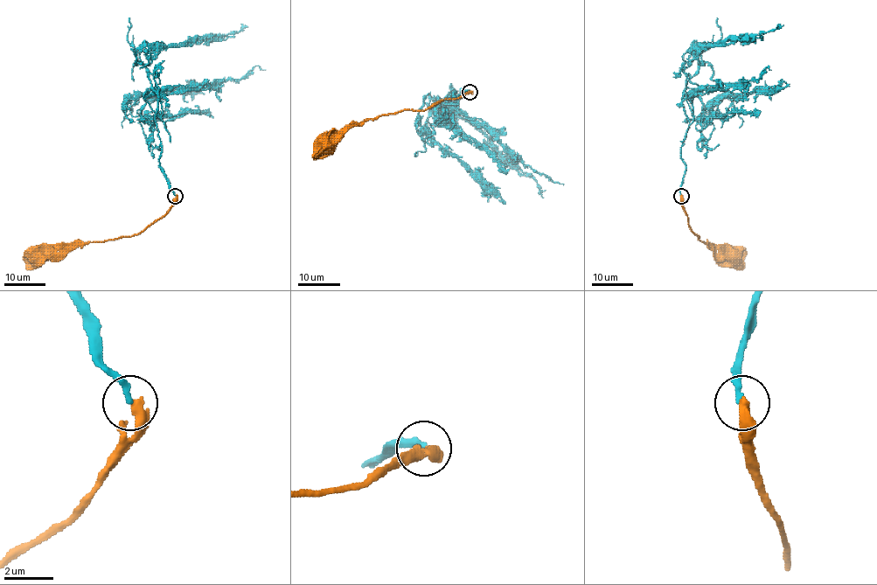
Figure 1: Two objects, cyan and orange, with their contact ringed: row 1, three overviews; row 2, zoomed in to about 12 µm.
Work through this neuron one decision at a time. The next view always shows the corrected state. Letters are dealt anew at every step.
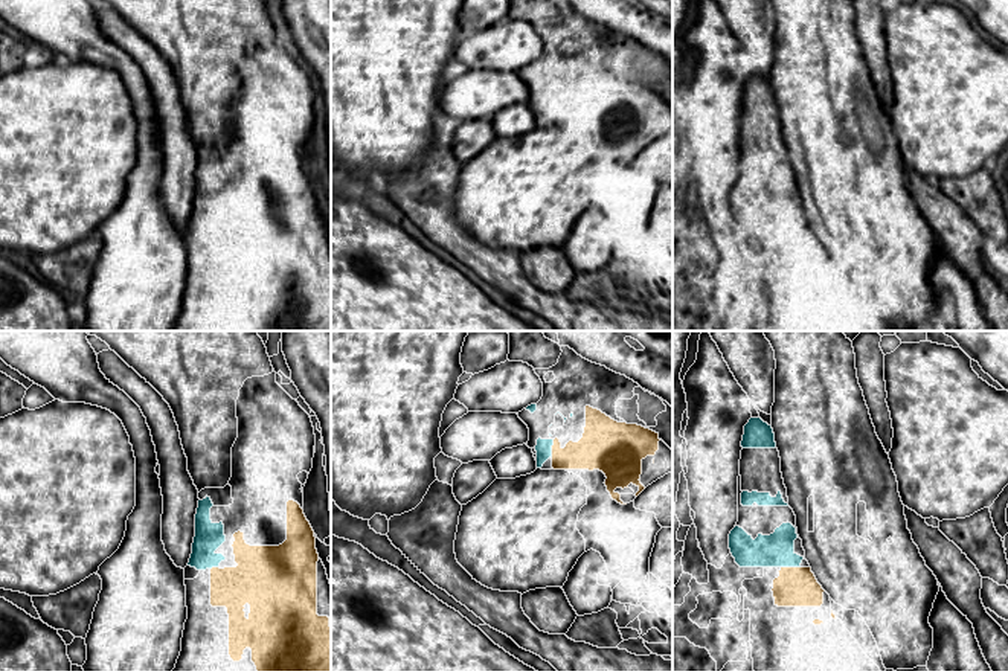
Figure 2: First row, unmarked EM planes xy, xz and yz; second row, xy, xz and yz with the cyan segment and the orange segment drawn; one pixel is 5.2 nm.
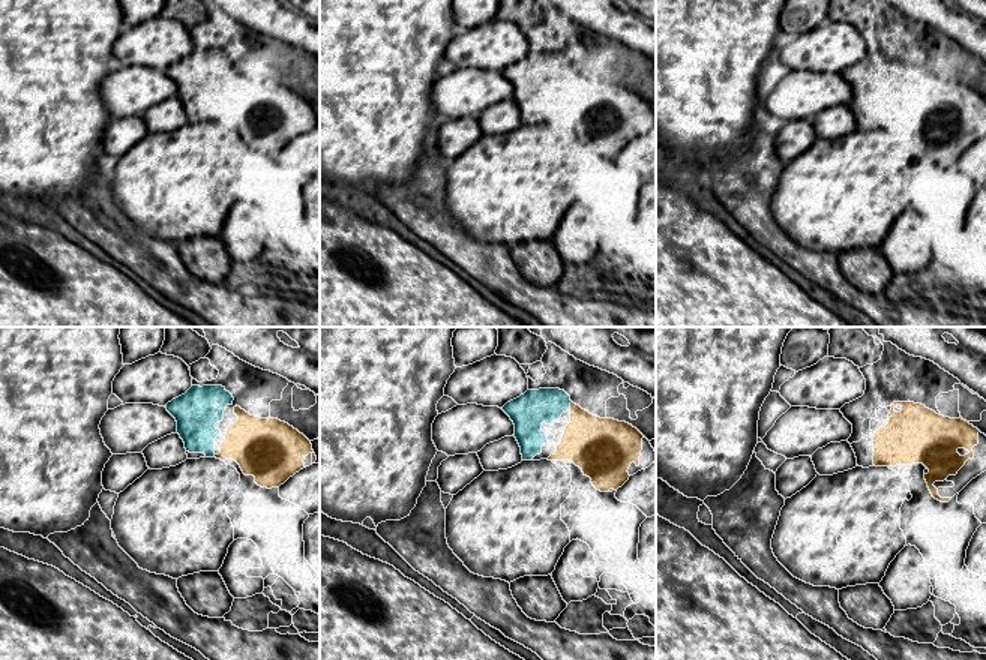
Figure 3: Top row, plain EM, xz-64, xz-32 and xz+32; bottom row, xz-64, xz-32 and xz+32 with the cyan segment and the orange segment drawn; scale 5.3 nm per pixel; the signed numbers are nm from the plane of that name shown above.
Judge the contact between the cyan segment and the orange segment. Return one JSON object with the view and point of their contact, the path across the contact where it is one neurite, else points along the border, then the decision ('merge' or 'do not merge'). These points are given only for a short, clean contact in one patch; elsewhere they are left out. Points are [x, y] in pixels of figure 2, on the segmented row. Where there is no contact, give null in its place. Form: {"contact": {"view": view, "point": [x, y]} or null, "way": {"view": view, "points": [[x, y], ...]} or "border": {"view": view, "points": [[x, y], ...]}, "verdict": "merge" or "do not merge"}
{"contact": {"view": "yz", "point": [790, 566]}, "way": {"view": "yz", "points": [[776, 549], [790, 566], [795, 586]]}, "verdict": "merge"}

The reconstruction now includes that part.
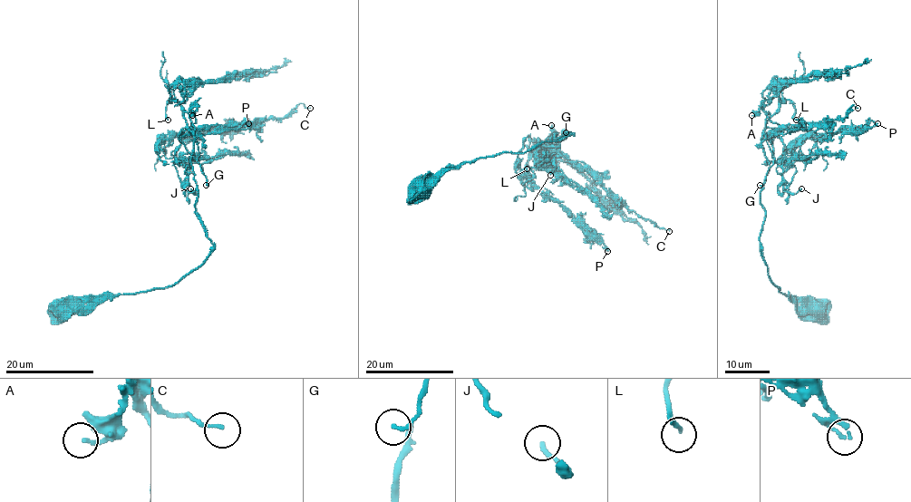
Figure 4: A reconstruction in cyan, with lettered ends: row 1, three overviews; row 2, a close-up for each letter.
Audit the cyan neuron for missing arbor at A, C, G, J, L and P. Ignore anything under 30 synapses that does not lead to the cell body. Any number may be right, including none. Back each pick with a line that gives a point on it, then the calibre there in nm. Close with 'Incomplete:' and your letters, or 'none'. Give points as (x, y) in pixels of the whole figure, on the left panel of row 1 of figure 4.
L: at (168, 120); 190 nm thick
P: at (248, 123); 130 nm thick
Incomplete: L, P

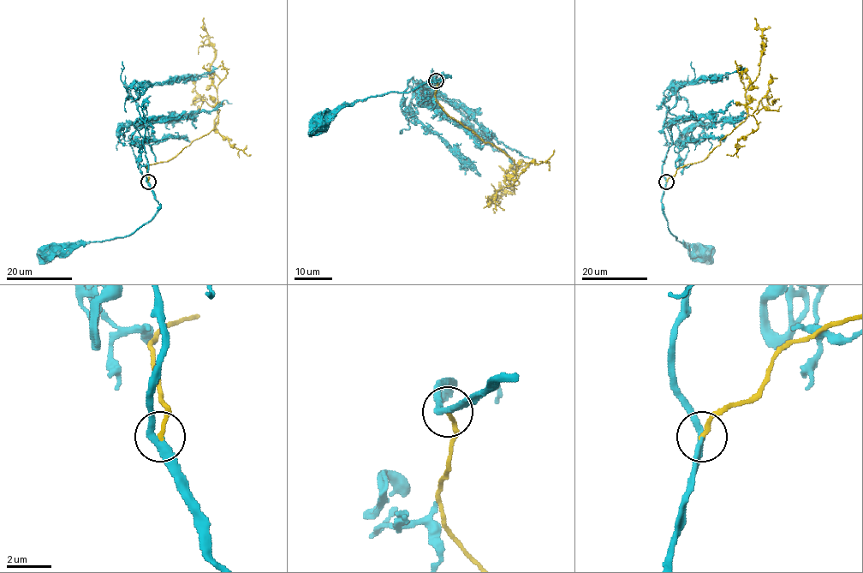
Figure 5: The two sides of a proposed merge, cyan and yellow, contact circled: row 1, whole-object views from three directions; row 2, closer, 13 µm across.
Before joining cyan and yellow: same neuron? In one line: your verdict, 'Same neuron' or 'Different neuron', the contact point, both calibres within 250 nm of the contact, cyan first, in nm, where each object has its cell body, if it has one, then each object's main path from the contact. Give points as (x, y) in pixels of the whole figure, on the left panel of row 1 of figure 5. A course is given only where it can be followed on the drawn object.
Same neuron. Place: (148, 182). Thickness 320 nm (cyan) against 200 nm. Soma of cyan: (48, 252). Soma of yellow: none. Course of cyan: (148, 181), (159, 210), (132, 234), (94, 241), (56, 245), (50, 250). Course of yellow: (148, 181), (147, 167), (169, 161), (217, 123), (217, 89), (211, 74), (214, 50), (203, 27), (204, 18)

